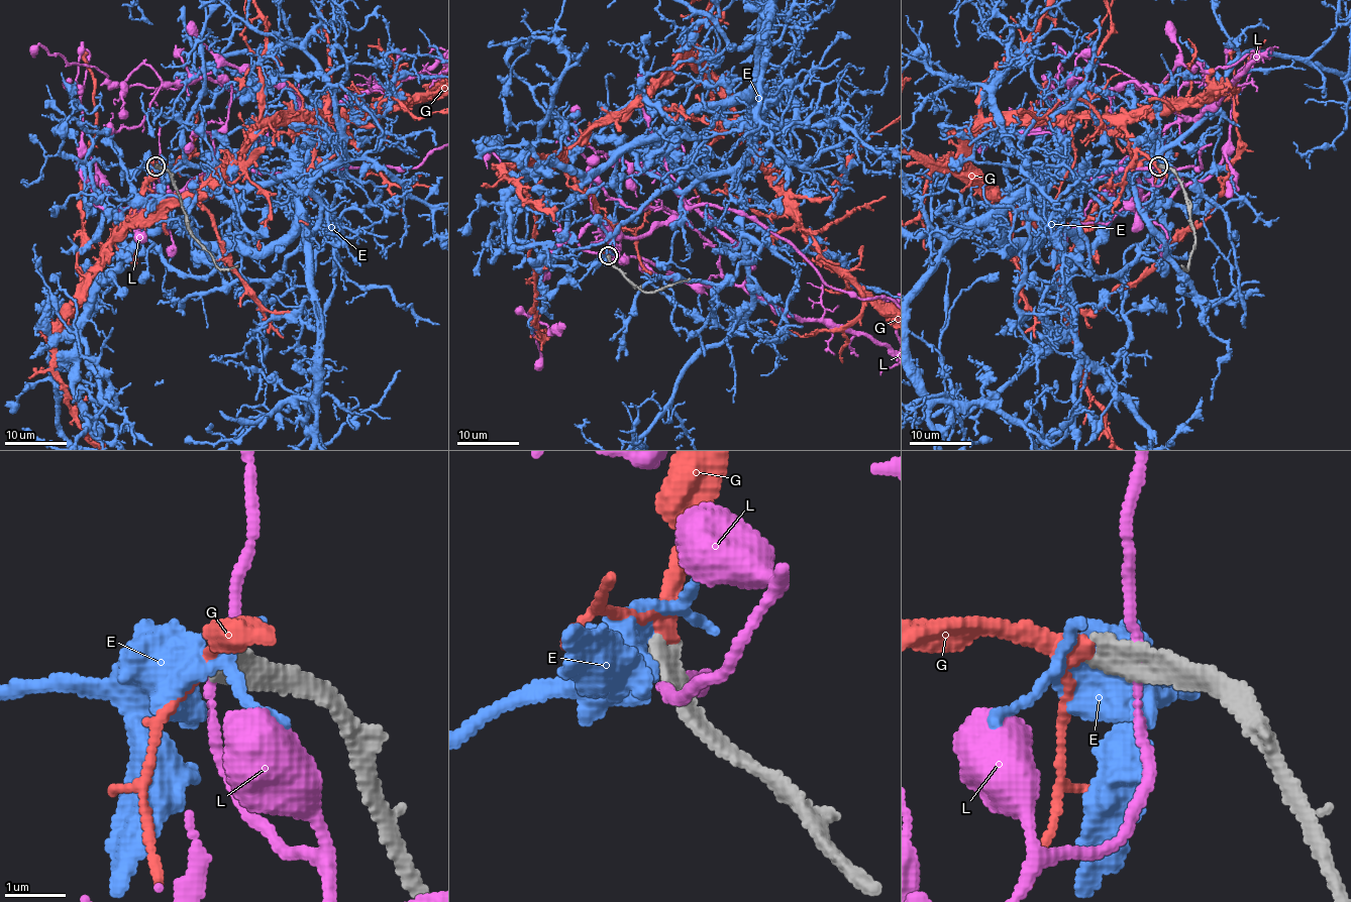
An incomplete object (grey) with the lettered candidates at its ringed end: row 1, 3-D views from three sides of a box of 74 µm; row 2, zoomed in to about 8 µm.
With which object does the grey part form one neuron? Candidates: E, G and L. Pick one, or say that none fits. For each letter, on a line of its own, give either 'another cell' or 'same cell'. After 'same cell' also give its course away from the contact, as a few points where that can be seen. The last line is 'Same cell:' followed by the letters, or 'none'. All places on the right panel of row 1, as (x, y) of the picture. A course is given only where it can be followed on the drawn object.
E: another cell
G: same cell
L: another cell
Same cell: G

